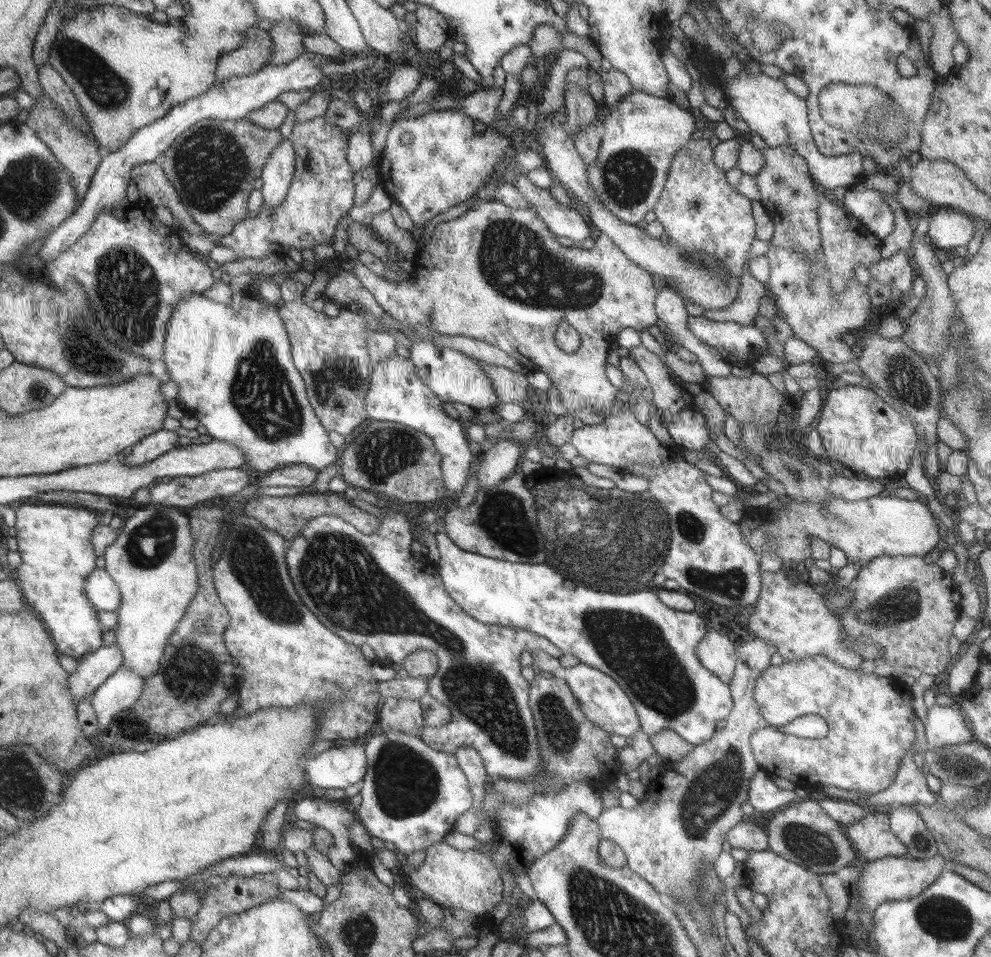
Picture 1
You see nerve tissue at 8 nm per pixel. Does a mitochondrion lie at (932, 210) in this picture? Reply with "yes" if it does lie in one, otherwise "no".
no

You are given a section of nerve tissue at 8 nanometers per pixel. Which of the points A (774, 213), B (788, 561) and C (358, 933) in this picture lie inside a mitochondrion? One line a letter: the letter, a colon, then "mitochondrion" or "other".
A: other
B: other
C: mitochondrion

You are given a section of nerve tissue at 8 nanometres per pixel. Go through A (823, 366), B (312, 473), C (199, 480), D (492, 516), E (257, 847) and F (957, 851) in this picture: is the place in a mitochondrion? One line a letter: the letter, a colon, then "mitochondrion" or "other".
A: other
B: other
C: other
D: mitochondrion
E: other
F: other

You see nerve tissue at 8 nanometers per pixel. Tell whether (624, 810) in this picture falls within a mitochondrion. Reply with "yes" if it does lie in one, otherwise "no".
no

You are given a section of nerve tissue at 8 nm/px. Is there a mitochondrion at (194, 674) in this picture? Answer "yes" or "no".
yes

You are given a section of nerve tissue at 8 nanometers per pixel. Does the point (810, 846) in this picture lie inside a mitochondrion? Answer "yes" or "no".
yes

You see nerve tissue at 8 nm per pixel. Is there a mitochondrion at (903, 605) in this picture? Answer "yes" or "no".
yes

